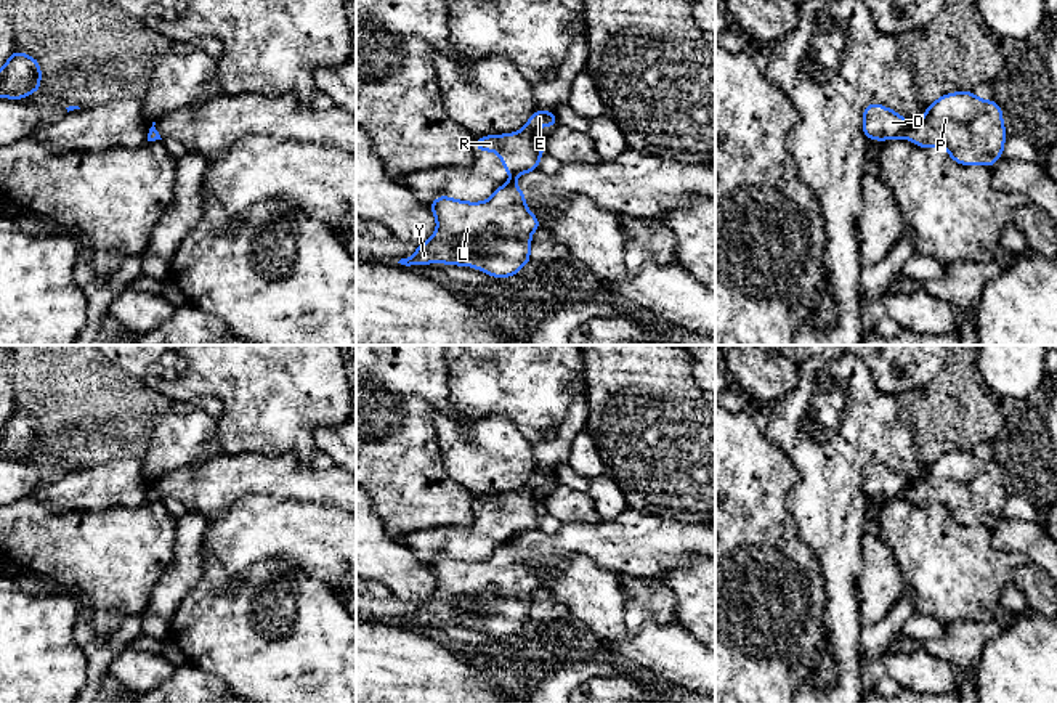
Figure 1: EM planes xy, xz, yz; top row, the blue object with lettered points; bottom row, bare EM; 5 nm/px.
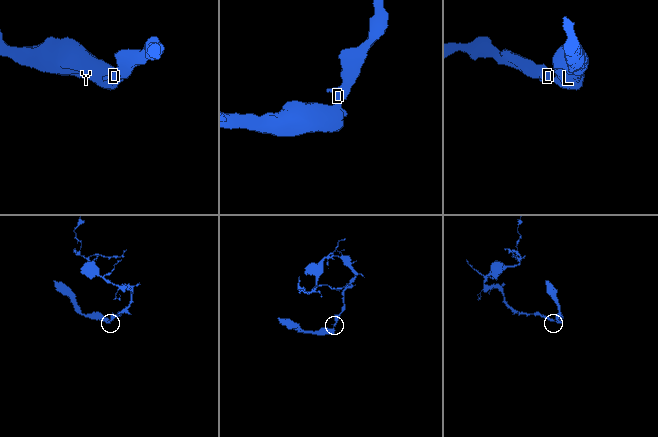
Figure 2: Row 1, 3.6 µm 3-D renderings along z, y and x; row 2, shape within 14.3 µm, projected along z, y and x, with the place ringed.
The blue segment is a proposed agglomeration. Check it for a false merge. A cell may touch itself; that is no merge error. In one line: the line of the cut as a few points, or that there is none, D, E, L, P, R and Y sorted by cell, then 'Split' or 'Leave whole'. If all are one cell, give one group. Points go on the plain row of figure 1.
Split along yz (911, 483), (905, 495). Groups: D E R / L P Y. Split

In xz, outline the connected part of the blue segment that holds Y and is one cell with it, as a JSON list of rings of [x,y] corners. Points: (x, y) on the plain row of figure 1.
[[[515,538],[499,546],[483,562],[438,555],[430,570],[436,591],[398,623],[475,626],[492,637],[508,637],[531,621],[531,594],[541,579],[526,567],[526,557]]]

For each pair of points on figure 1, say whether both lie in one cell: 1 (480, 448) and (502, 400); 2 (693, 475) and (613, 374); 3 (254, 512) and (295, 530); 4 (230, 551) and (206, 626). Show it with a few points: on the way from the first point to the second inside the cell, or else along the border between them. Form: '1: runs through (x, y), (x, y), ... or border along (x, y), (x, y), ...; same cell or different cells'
1: border along (464, 419), (506, 416), (525, 438); different cells
2: runs through (674, 450), (653, 427), (645, 406), (639, 400); same cell
3: runs through (263, 522), (268, 527), (286, 528); same cell
4: border along (202, 559), (223, 570), (230, 589), (260, 562); different cells

